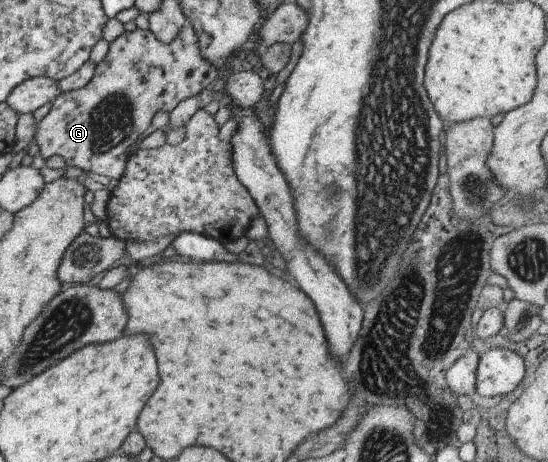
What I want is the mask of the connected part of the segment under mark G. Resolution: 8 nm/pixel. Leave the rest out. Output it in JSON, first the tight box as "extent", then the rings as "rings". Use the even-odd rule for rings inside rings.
{"extent":[34,24,217,178],"rings":[[[185,24],[182,26],[182,29],[179,30],[178,35],[173,38],[172,42],[169,44],[160,43],[159,40],[155,38],[155,35],[149,29],[135,29],[133,31],[125,31],[120,36],[115,38],[112,42],[108,44],[107,55],[94,66],[94,73],[92,78],[85,84],[83,87],[70,90],[70,91],[61,91],[52,102],[49,111],[37,126],[35,126],[35,137],[34,141],[38,146],[38,151],[41,156],[46,160],[53,155],[60,156],[64,160],[64,164],[69,166],[77,166],[83,169],[84,172],[94,172],[95,174],[101,174],[101,176],[107,176],[107,178],[118,178],[123,174],[124,164],[126,163],[126,154],[129,150],[135,147],[135,141],[145,130],[147,126],[151,124],[151,118],[155,116],[156,112],[159,110],[163,112],[170,112],[185,98],[191,98],[195,94],[203,94],[209,85],[217,86],[216,82],[216,68],[212,67],[203,60],[203,57],[199,54],[198,51],[198,40],[195,36],[192,26]]]}

